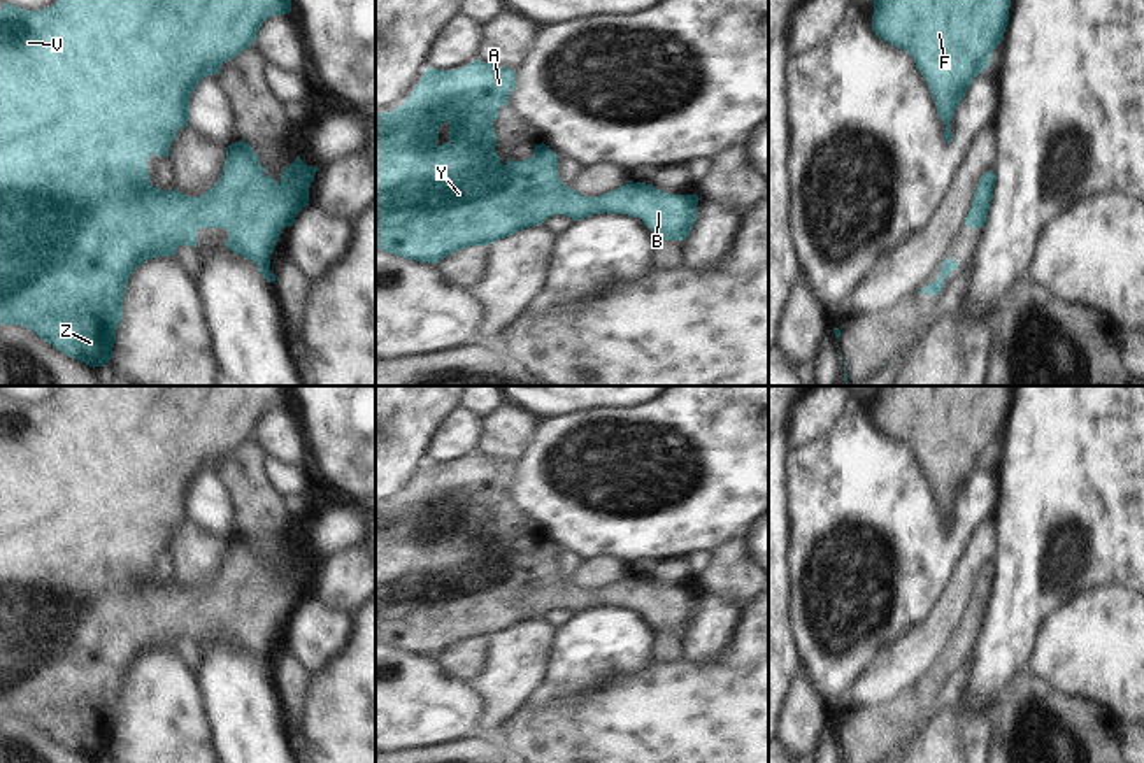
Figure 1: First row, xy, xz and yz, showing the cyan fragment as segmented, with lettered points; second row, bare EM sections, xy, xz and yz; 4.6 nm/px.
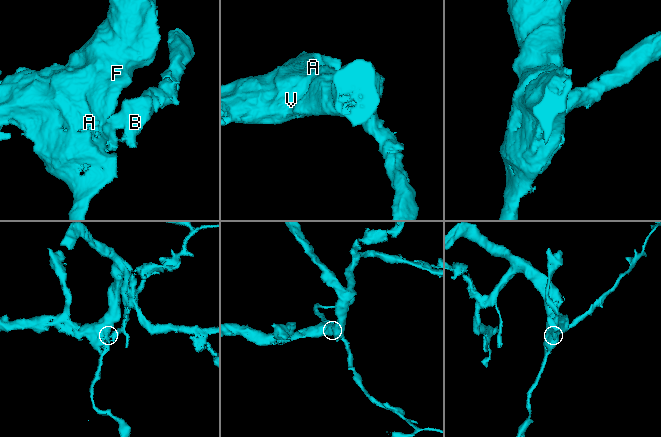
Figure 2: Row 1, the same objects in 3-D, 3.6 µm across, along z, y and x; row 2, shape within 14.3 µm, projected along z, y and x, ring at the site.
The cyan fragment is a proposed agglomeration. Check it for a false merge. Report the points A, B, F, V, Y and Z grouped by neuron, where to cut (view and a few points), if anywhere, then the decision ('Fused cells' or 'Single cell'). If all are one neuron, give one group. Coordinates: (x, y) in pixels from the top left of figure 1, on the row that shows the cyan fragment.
Groups: A B F V Y Z. No split. Single cell

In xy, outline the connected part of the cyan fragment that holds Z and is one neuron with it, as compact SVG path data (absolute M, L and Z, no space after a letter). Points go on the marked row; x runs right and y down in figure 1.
M56 0L40 11L25 11L12 4L0 9L0 324L21 324L35 332L67 356L89 367L104 367L112 358L116 330L123 319L126 282L144 261L158 256L175 256L179 246L197 247L200 228L226 228L225 246L254 261L258 272L275 282L270 272L270 254L284 226L293 226L297 214L309 202L309 188L318 167L297 160L284 167L281 181L265 175L265 167L253 147L239 140L226 149L226 160L219 181L200 198L186 196L175 188L163 191L149 181L147 160L153 154L170 156L170 146L177 130L188 126L189 98L198 82L216 75L223 63L230 61L258 39L261 25L270 16L290 14L291 0Z

